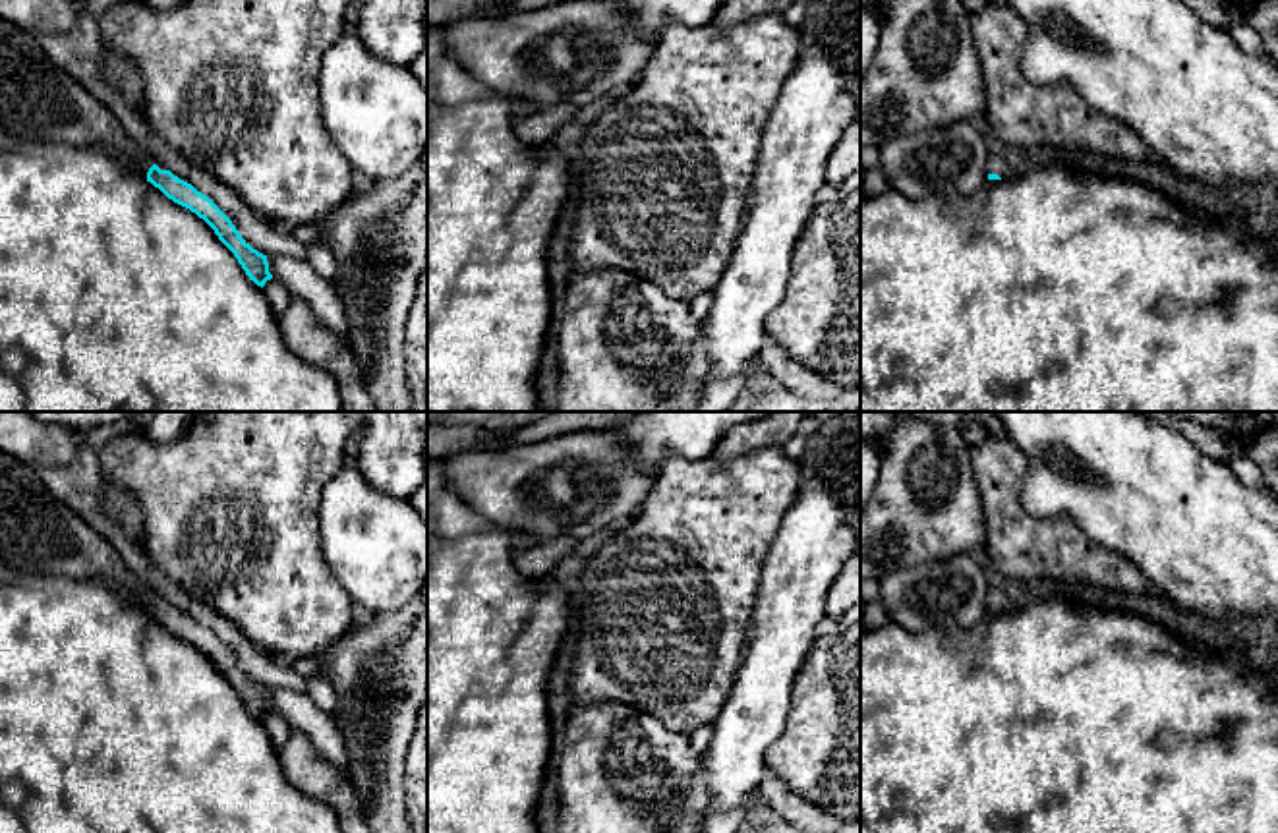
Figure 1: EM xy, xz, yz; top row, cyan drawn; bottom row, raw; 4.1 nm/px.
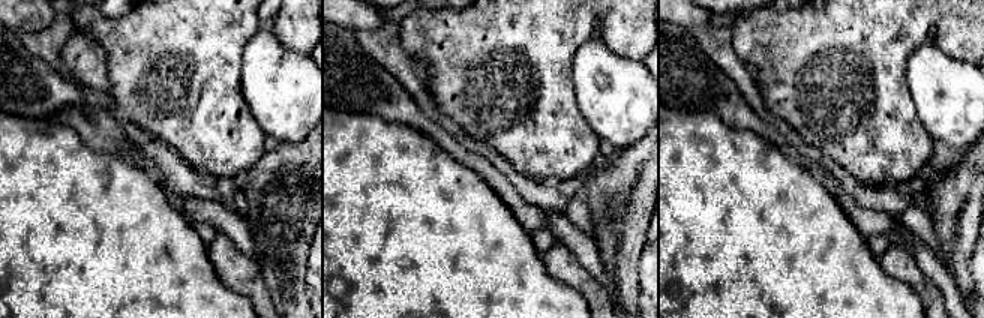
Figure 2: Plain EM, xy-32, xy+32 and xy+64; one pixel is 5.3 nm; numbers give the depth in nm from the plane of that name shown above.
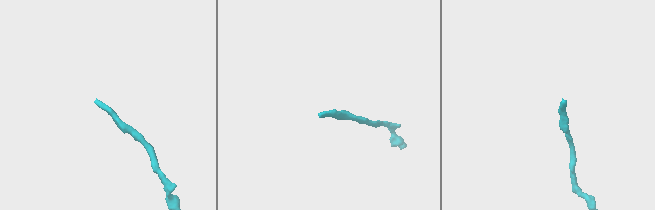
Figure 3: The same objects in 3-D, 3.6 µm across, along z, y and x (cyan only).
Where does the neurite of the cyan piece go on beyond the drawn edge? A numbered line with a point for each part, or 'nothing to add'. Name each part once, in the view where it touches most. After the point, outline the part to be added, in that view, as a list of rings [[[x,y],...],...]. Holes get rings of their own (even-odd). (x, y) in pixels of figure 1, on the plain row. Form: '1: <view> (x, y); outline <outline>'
1: yz (996, 598); outline [[[990,588],[986,599],[988,607],[998,607],[1002,613],[1011,609],[1007,595],[998,588]]]

